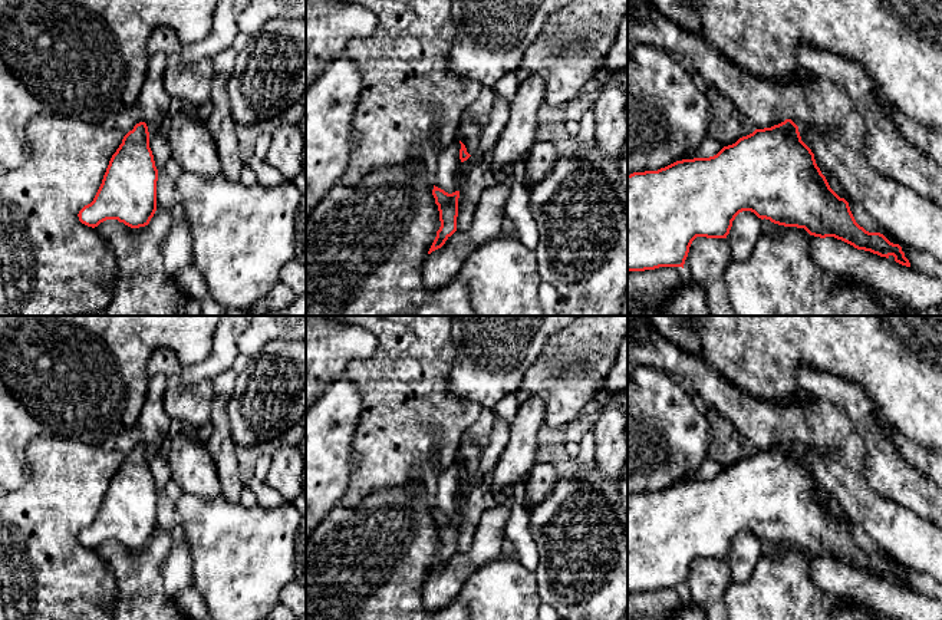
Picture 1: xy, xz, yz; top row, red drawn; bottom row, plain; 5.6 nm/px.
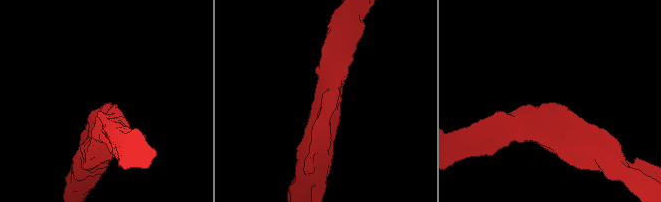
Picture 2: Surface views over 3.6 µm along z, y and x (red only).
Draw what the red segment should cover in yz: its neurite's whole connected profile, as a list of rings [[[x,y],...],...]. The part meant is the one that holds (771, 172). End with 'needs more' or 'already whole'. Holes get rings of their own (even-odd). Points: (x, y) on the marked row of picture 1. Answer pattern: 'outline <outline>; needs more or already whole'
outline [[[785,119],[771,128],[755,129],[735,144],[724,146],[714,156],[682,159],[658,171],[628,175],[628,271],[684,268],[689,247],[696,237],[727,238],[732,221],[742,211],[751,211],[758,218],[778,225],[804,228],[814,237],[834,237],[880,257],[893,255],[896,263],[910,267],[899,244],[890,243],[880,232],[869,232],[856,222],[849,202],[830,188],[816,164],[814,154],[801,141],[798,126],[791,119]]]; already whole

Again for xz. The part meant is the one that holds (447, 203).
outline [[[434,185],[432,195],[435,198],[435,204],[438,205],[441,227],[437,231],[437,237],[428,254],[441,248],[445,241],[457,231],[460,191],[448,194]]]; already whole

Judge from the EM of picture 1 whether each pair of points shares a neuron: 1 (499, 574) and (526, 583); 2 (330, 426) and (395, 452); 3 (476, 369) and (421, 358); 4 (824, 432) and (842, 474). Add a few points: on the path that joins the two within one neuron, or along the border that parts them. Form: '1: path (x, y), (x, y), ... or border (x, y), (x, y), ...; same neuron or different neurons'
1: path (506, 579), (516, 579), (519, 581); same neuron
2: border (362, 404), (353, 441), (352, 470); different neurons
3: border (450, 332), (453, 343), (450, 391), (461, 398); different neurons
4: path (836, 444), (843, 448), (842, 462); same neuron

